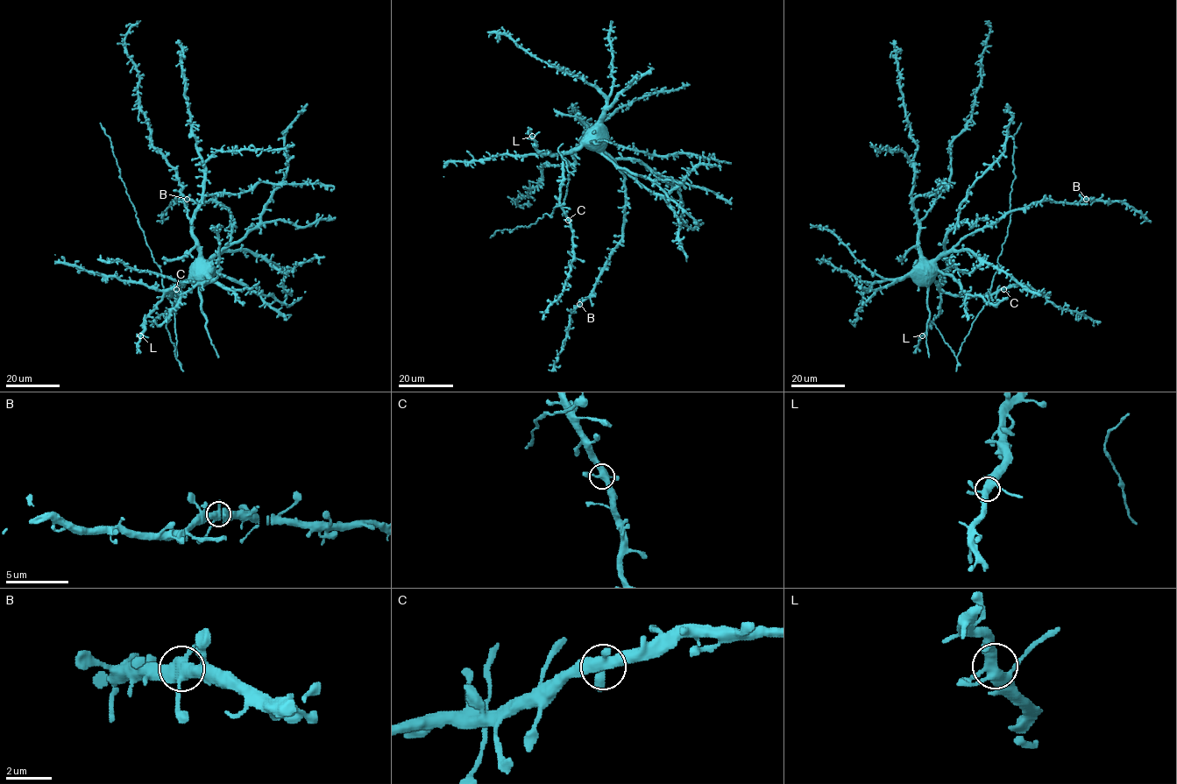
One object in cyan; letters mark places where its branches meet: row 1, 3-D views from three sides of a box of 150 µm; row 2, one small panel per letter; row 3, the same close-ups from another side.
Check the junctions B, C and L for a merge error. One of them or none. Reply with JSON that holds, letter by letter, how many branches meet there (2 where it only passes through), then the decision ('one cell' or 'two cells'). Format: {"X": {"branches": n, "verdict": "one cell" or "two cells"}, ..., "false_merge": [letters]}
{"B": {"branches": 4, "verdict": "one cell"}, "C": {"branches": 4, "verdict": "one cell"}, "L": {"branches": 4, "verdict": "one cell"}, "false_merge": []}

